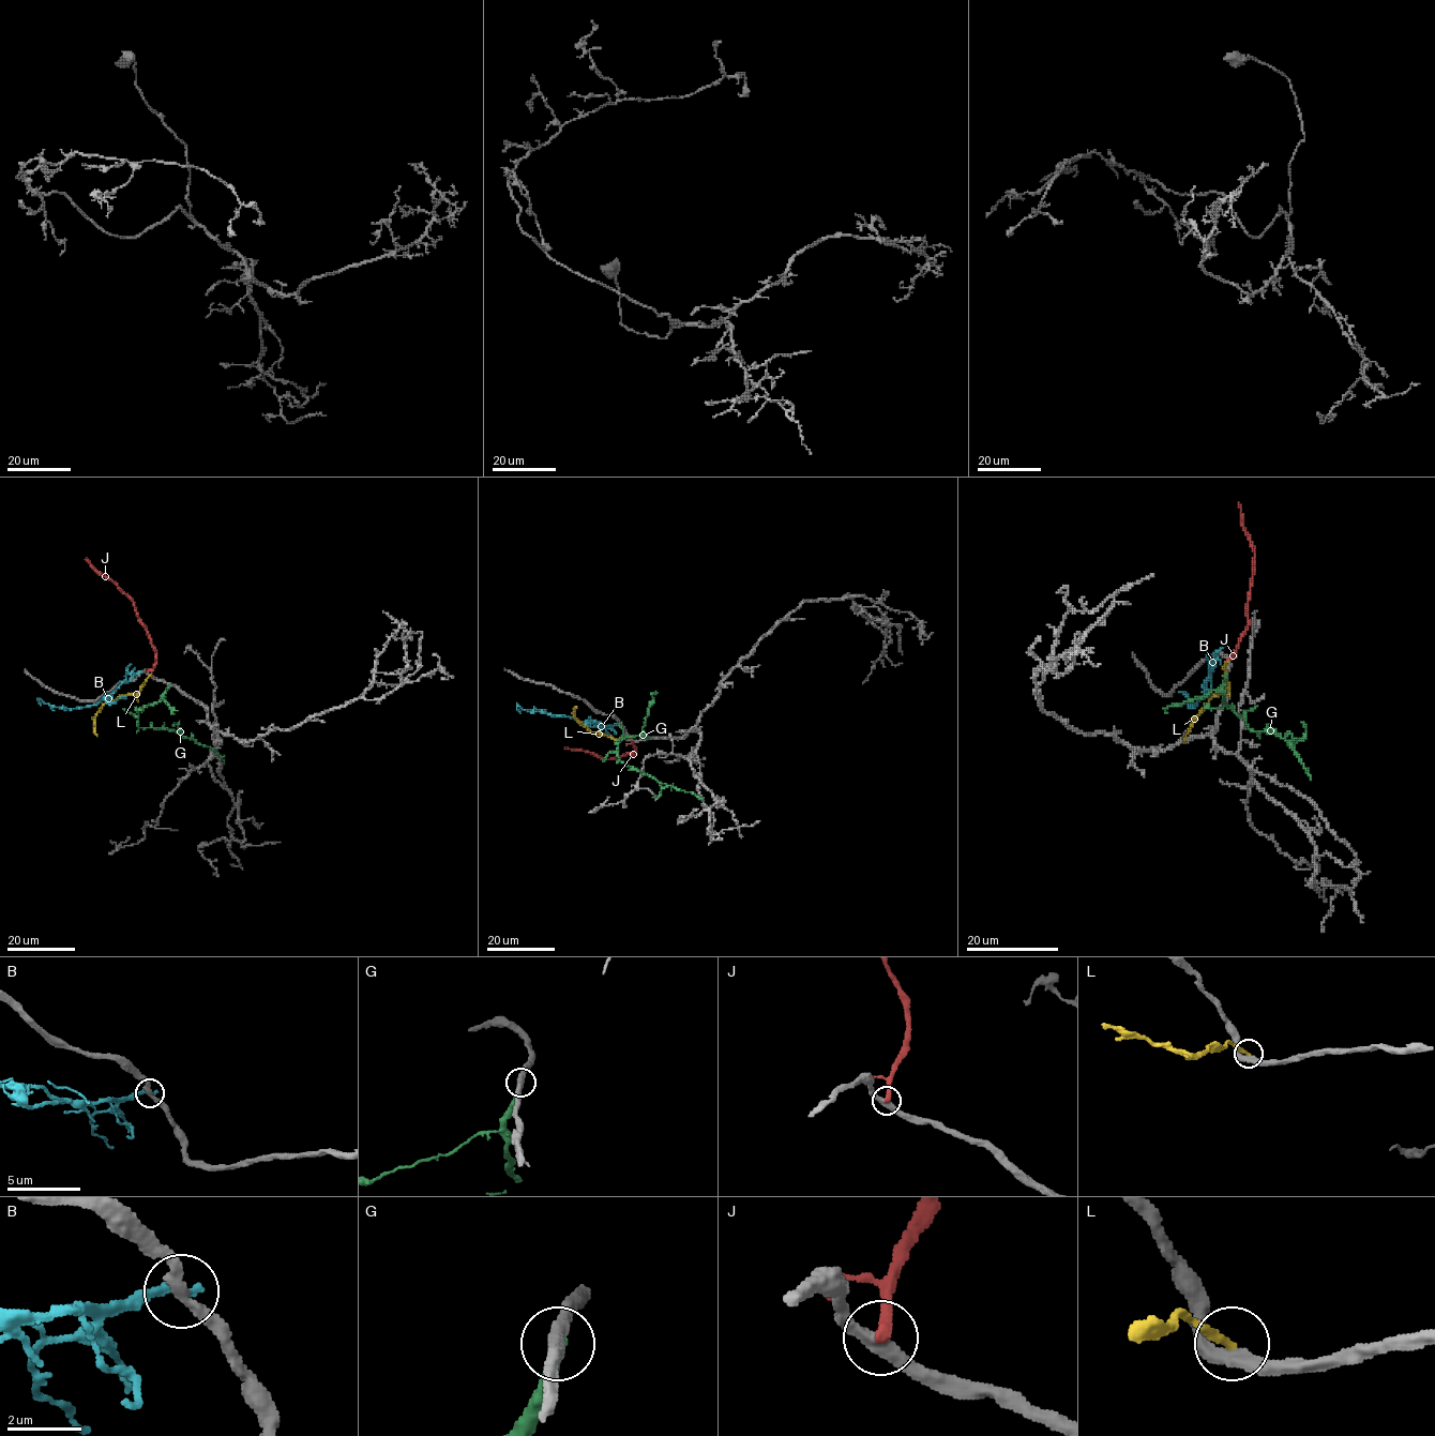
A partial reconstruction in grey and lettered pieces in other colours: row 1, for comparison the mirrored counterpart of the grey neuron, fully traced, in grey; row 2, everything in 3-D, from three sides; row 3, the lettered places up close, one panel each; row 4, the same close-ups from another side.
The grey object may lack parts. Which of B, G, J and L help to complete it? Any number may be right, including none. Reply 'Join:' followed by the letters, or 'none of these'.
Join: none of these

